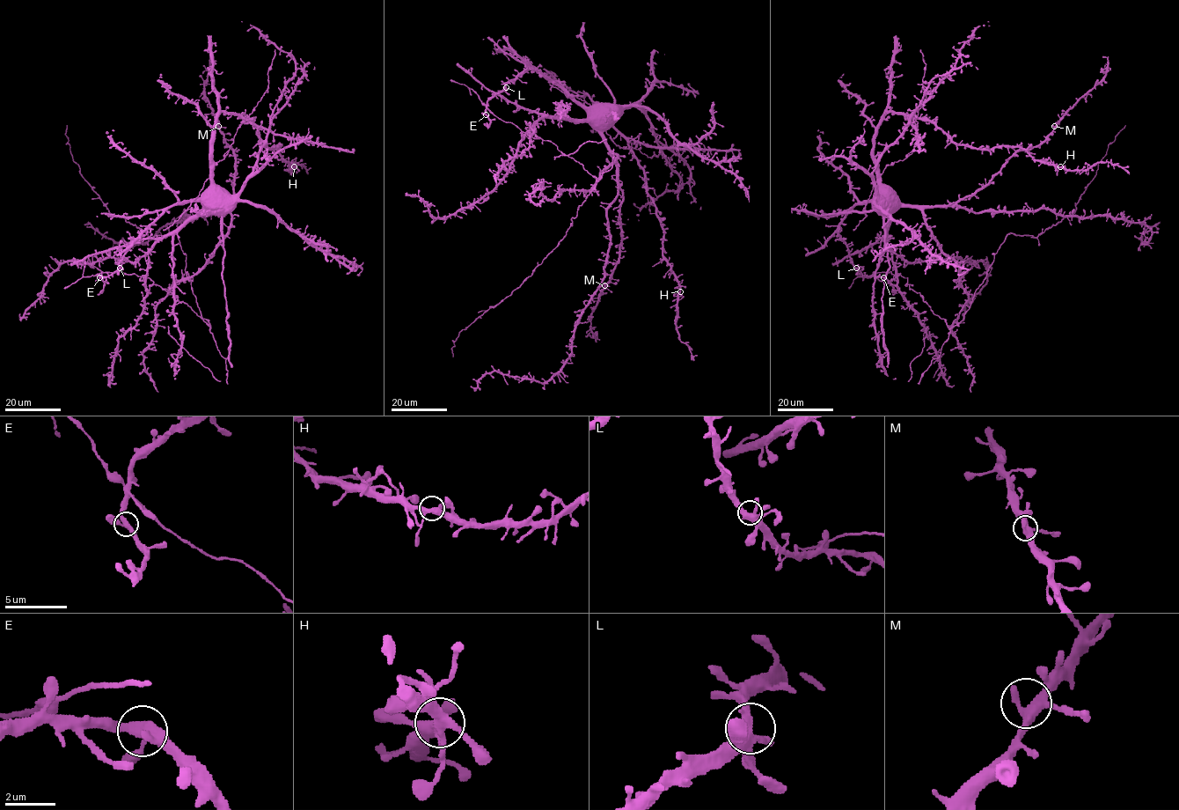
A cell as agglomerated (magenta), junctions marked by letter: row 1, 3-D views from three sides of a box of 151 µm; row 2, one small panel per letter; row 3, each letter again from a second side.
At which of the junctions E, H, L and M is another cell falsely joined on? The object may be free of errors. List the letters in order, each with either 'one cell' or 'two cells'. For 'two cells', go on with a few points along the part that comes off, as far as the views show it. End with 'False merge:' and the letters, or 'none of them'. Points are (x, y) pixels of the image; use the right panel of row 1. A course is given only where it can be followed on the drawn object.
E: one cell
H: one cell
L: one cell
M: one cell
False merge: none of them

